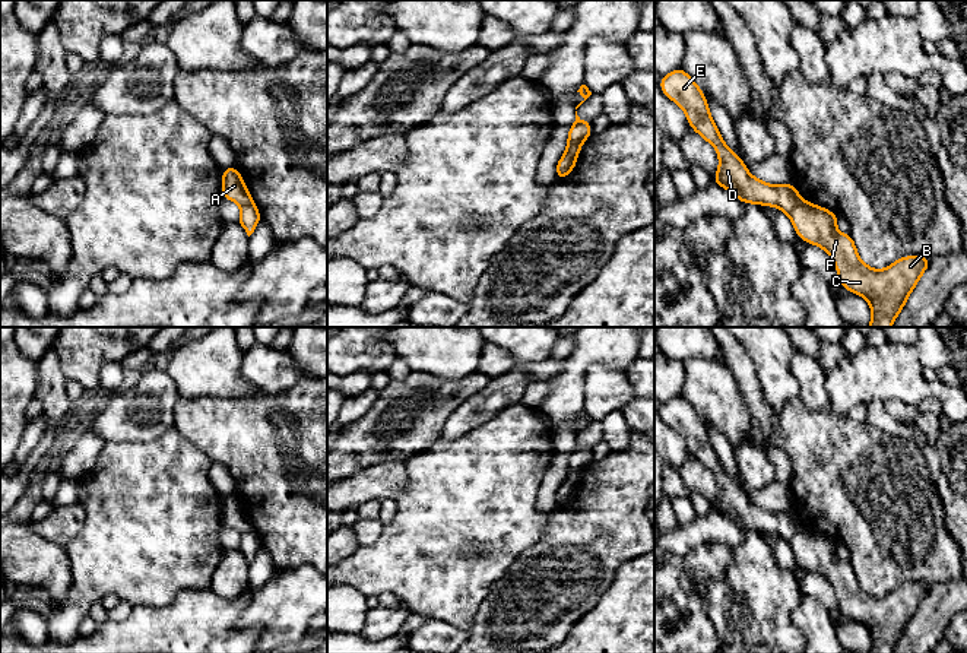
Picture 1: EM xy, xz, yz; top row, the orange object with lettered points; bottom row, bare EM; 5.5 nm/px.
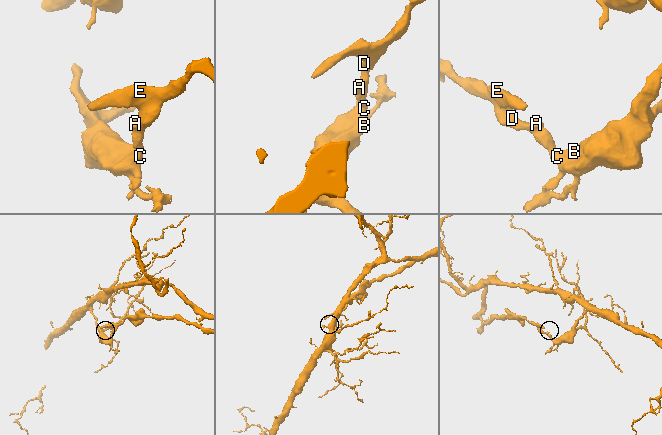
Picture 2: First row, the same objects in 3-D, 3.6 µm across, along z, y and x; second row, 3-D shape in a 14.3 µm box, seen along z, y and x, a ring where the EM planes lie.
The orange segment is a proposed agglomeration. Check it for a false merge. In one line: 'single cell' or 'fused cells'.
fused cells

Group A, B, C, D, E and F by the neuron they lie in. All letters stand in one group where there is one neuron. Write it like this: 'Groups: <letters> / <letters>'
Groups: A D E / B C F

